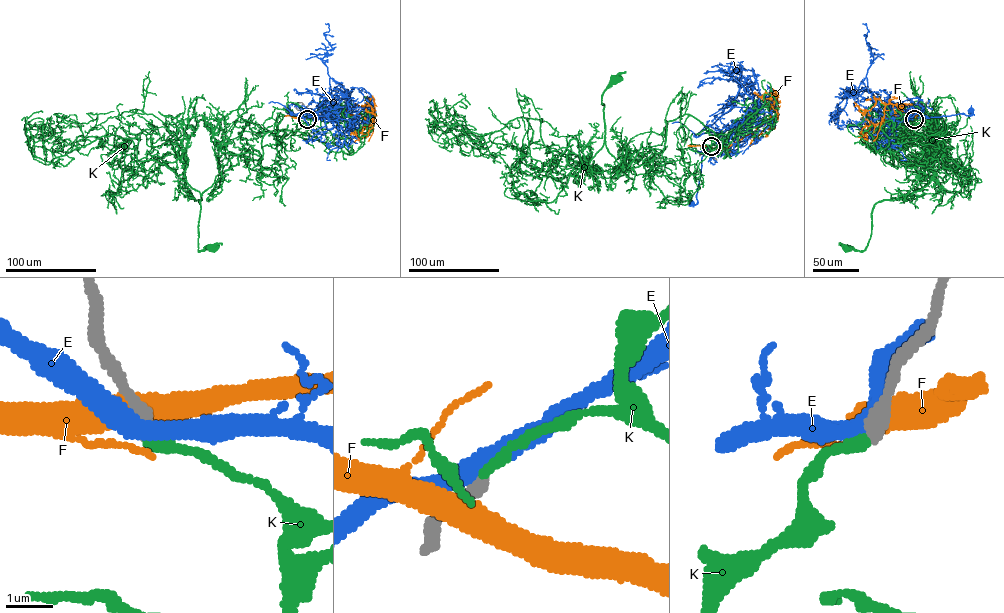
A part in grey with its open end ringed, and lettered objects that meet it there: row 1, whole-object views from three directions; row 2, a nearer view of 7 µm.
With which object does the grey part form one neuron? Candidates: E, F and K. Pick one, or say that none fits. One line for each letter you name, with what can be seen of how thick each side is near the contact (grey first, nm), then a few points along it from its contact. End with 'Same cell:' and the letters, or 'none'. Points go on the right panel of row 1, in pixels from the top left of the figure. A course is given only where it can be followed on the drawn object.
K: 360 nm thick on the grey side, 240 nm on the other; it runs (913, 118), (881, 129), (887, 145), (937, 175), (878, 202), (868, 245), (847, 247)
Same cell: K

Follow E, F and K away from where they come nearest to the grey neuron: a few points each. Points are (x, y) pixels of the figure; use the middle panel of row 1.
E: (711, 146), (701, 159), (697, 202), (691, 203)
F: (710, 146), (722, 149), (772, 126), (777, 118), (778, 105), (777, 95), (770, 87)
K: (711, 146), (709, 130), (684, 114), (665, 119), (662, 151), (642, 142), (621, 169), (601, 102), (616, 79)

